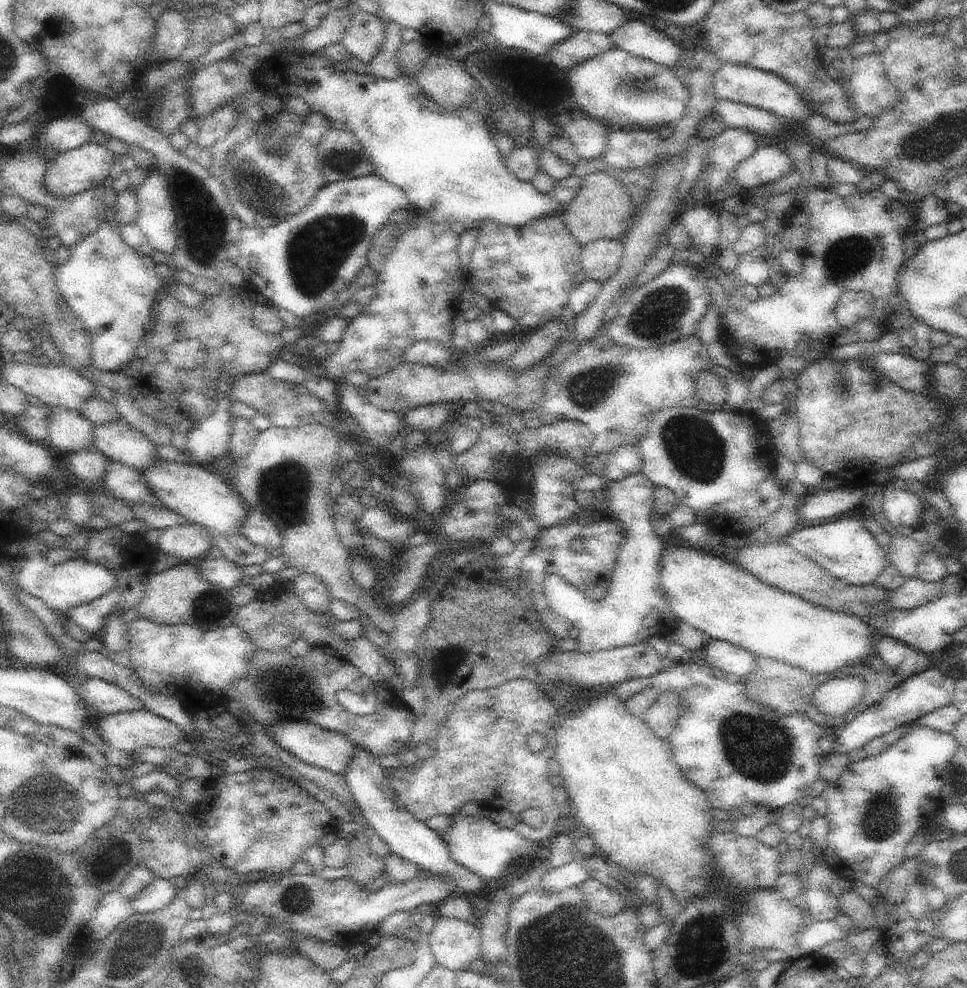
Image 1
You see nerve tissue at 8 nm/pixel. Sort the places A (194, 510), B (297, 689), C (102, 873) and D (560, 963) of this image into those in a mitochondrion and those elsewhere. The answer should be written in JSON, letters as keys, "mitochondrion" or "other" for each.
{"A":"other","B":"mitochondrion","C":"other","D":"mitochondrion"}

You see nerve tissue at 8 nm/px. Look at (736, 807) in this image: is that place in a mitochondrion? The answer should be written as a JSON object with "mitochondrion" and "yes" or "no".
{"mitochondrion":"no"}

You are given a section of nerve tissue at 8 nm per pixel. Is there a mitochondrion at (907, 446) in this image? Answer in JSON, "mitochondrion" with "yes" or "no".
{"mitochondrion":"no"}

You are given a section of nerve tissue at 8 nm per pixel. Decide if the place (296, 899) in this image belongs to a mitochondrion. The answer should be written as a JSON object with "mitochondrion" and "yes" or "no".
{"mitochondrion":"yes"}

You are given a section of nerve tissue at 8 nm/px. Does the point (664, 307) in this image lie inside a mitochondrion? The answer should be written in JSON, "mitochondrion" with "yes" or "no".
{"mitochondrion":"yes"}

